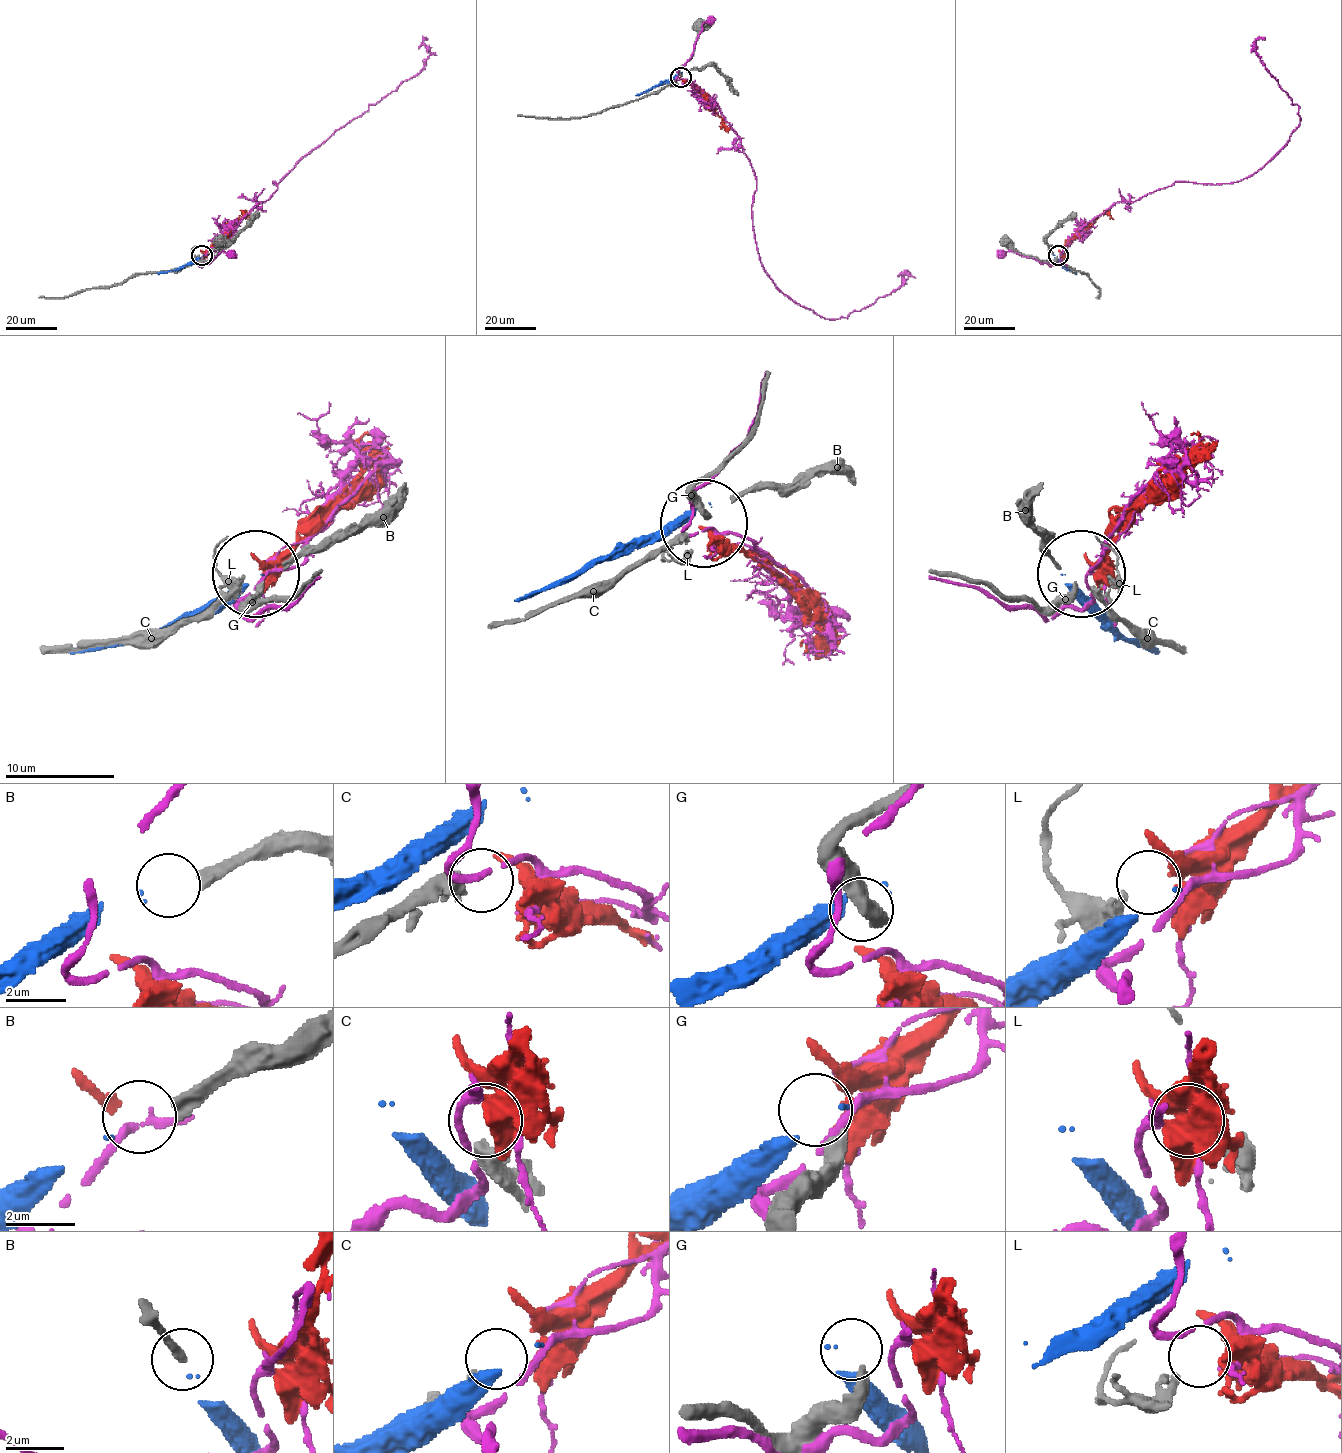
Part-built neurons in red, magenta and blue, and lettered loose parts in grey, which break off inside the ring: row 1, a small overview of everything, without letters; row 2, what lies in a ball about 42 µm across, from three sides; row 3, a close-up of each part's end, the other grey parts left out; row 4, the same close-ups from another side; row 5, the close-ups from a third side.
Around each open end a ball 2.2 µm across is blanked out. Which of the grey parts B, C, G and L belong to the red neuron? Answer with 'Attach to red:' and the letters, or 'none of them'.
Attach to red: L

